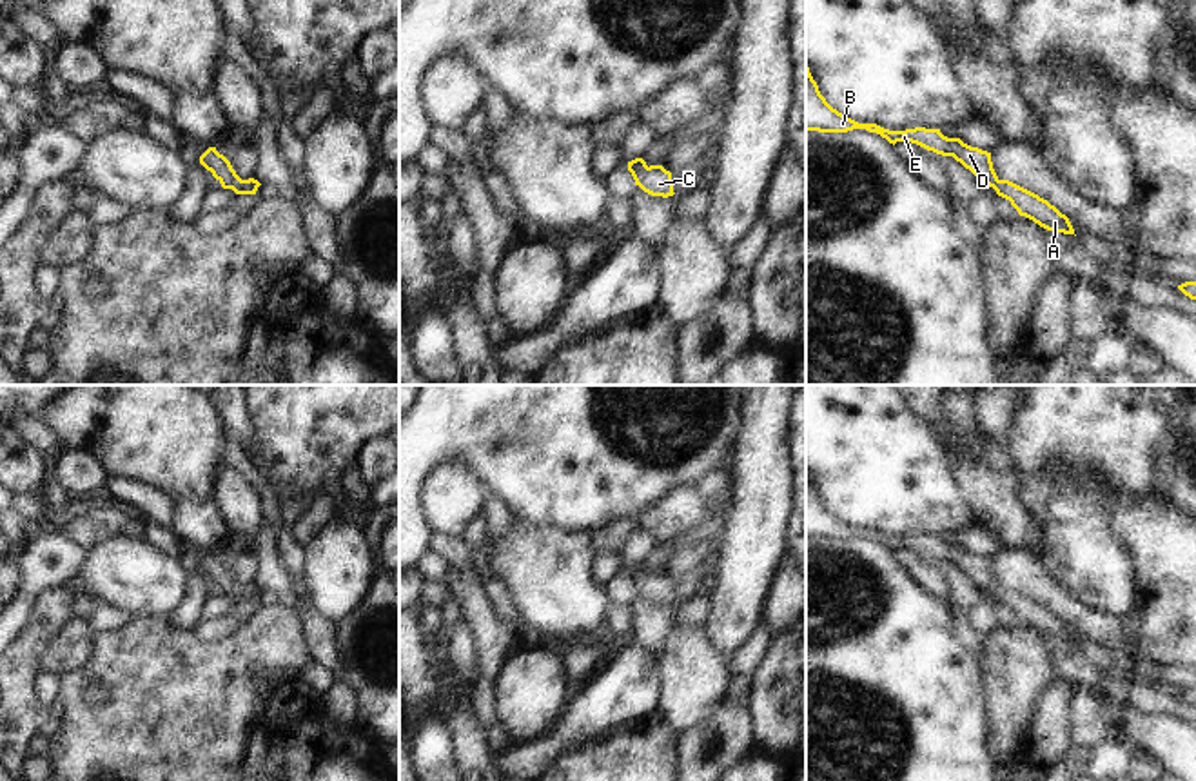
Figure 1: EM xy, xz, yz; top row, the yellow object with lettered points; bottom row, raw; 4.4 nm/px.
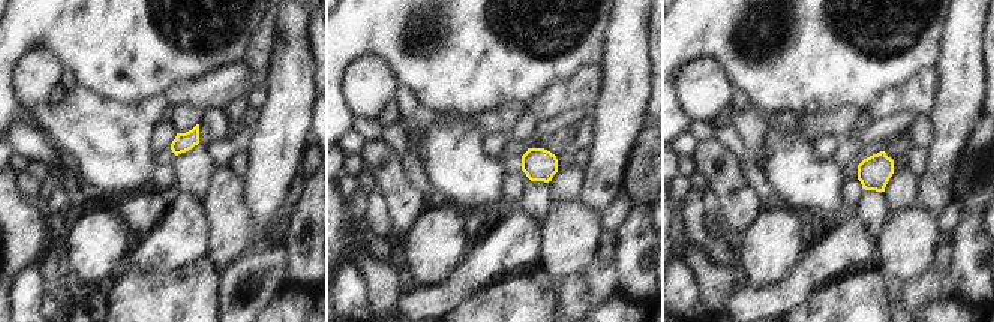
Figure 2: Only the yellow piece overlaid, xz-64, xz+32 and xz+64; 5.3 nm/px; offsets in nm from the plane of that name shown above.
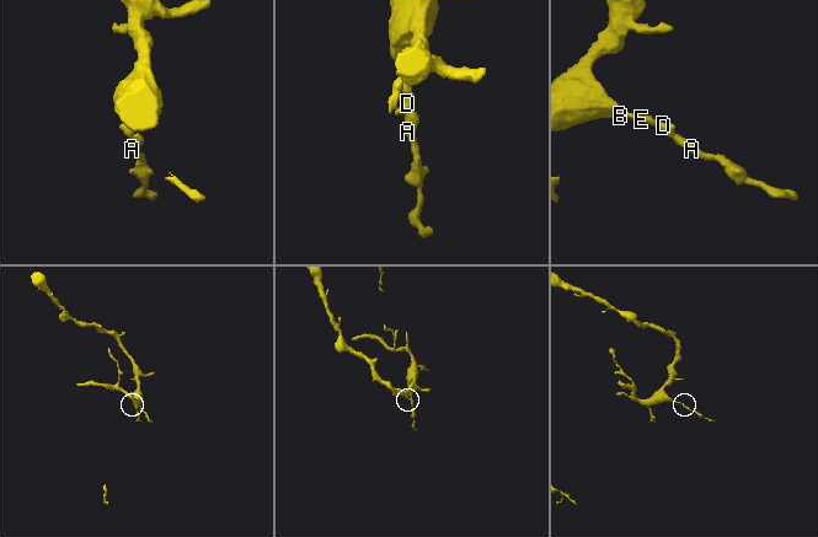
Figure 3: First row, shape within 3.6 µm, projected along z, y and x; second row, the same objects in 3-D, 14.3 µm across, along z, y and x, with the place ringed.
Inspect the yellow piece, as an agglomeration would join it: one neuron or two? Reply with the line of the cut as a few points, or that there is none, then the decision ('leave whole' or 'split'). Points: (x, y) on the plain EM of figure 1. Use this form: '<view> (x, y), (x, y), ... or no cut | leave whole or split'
no cut | leave whole

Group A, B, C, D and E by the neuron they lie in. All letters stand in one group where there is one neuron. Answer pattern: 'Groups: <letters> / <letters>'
Groups: A B C D E

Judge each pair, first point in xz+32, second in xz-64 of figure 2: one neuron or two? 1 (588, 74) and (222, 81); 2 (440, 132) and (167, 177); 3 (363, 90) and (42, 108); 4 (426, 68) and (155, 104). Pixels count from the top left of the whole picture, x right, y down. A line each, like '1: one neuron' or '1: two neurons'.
1: one neuron
2: two neurons
3: two neurons
4: two neurons

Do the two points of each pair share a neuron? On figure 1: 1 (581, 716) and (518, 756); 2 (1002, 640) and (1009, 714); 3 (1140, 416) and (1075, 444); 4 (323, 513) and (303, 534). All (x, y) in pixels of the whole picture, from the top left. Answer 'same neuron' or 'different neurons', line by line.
1: same neuron
2: same neuron
3: same neuron
4: same neuron

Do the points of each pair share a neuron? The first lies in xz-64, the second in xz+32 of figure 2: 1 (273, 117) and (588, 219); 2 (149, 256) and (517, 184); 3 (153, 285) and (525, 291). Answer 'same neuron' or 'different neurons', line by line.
1: different neurons
2: different neurons
3: same neuron

